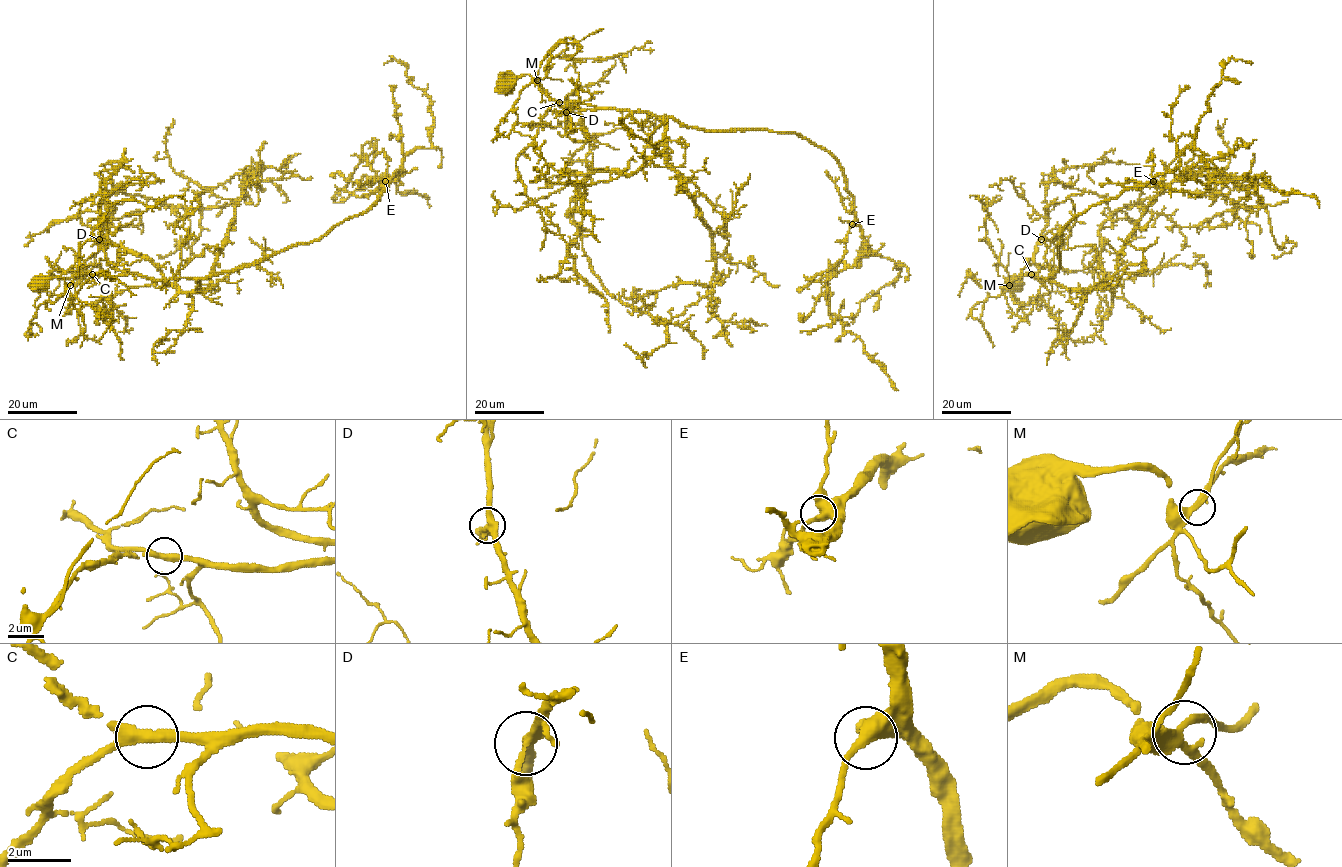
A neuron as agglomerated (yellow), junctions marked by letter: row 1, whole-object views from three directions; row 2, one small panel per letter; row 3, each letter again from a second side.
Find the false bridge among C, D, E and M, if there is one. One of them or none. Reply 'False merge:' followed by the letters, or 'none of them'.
False merge: none of them

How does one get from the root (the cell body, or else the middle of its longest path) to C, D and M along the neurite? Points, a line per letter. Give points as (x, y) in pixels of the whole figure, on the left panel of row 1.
C: (40, 286), (43, 287), (51, 278), (62, 278), (68, 285), (77, 276), (92, 273)
D: (40, 286), (51, 278), (62, 278), (68, 285), (84, 273), (127, 275), (128, 272), (110, 266), (99, 239)
M: (40, 286), (43, 287), (51, 278), (62, 278), (70, 285)

